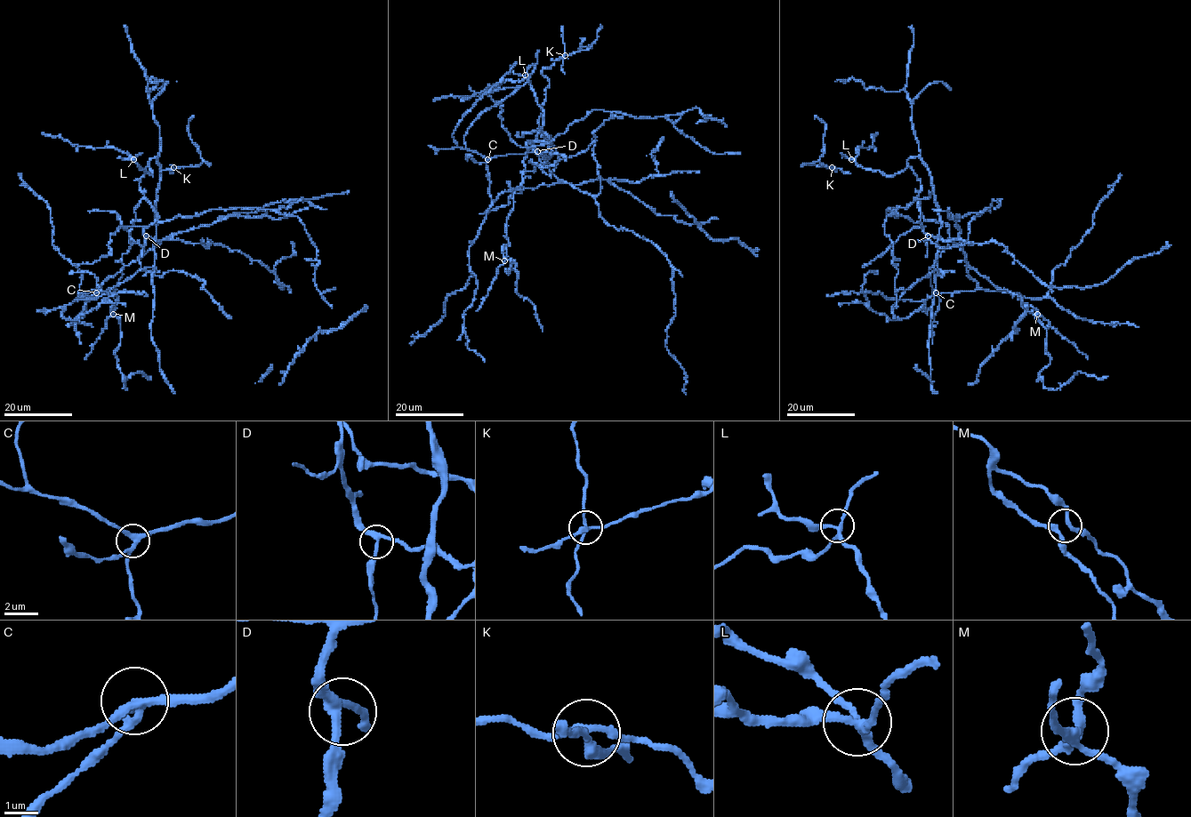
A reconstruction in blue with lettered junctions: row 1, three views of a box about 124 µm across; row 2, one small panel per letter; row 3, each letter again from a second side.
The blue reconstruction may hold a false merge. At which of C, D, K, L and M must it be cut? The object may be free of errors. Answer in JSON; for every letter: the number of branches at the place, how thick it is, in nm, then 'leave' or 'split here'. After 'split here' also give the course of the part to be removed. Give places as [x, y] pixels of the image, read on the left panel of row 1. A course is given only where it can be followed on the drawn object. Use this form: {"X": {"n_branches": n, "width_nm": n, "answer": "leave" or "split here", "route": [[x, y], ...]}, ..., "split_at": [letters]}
{"C": {"n_branches": 4, "width_nm": 240, "answer": "leave"}, "D": {"n_branches": 3, "width_nm": 260, "answer": "leave"}, "K": {"n_branches": 4, "width_nm": 240, "answer": "split here"}, "L": {"n_branches": 4, "width_nm": 240, "answer": "leave"}, "M": {"n_branches": 4, "width_nm": 240, "answer": "leave"}, "split_at": ["K"]}

